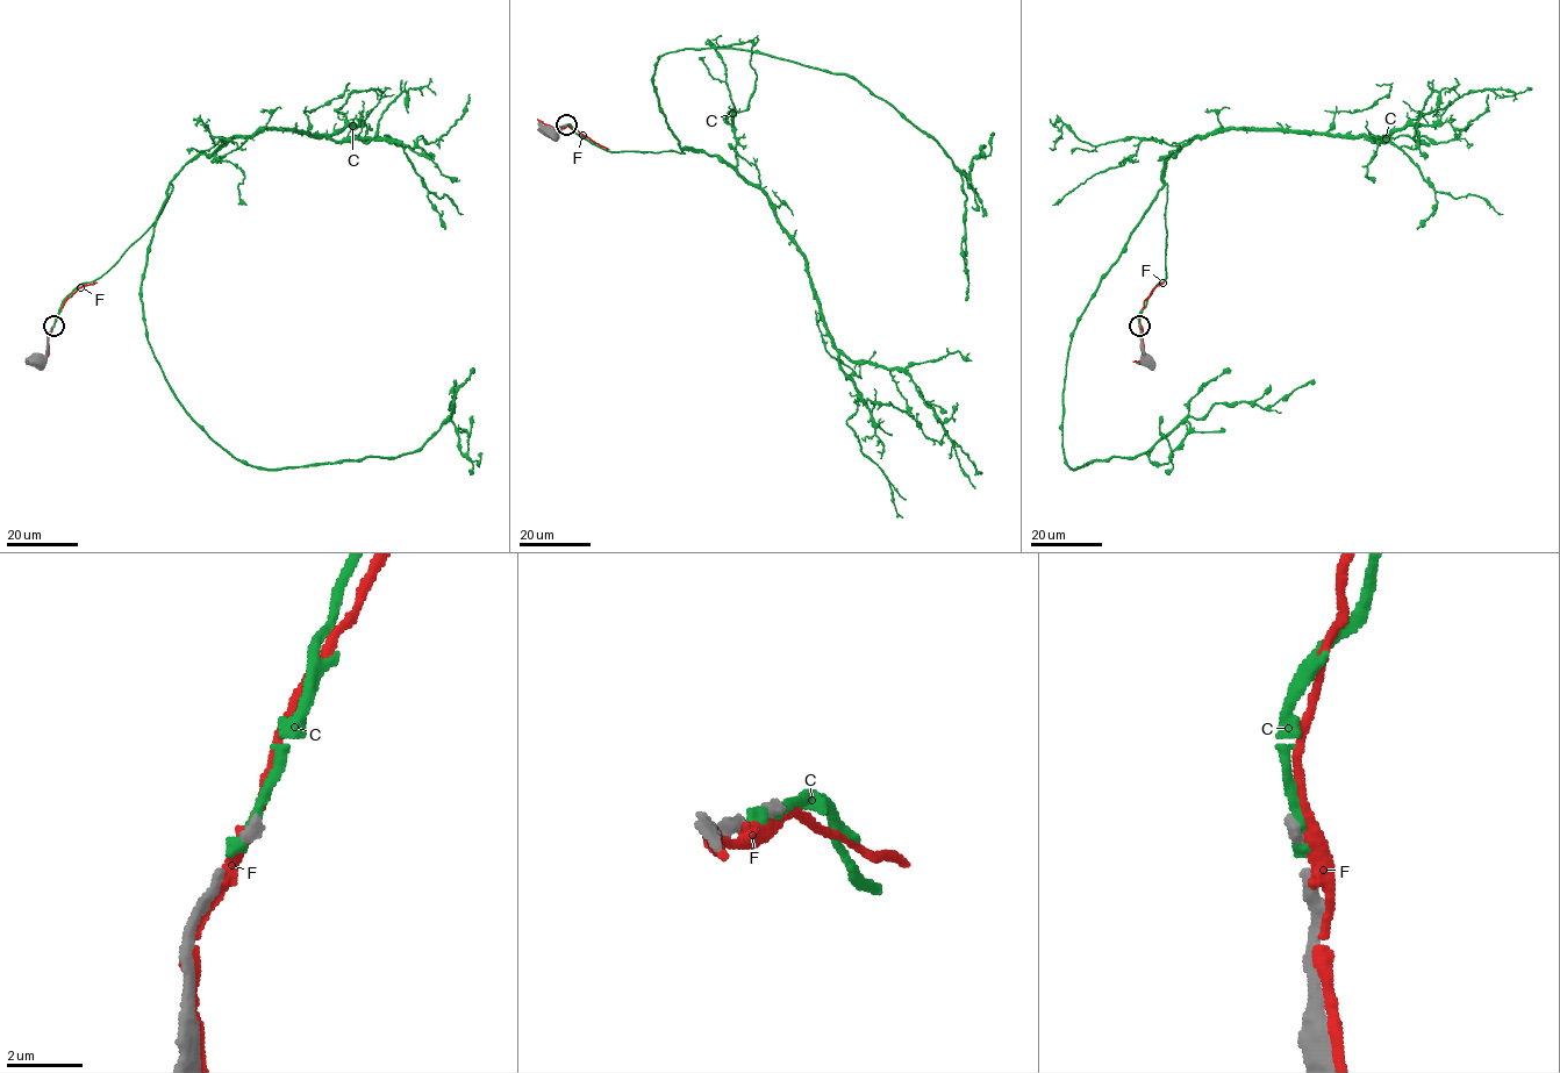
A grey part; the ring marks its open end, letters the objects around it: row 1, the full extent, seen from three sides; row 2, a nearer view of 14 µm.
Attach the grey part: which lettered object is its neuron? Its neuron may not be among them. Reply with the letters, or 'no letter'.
no letter

